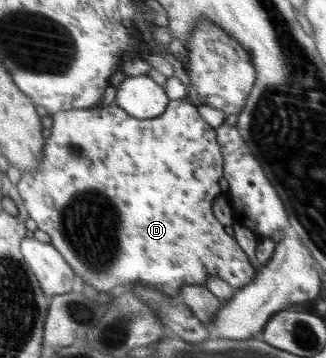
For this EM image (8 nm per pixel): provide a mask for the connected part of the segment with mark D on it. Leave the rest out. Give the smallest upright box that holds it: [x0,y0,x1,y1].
[16,98,257,298]

